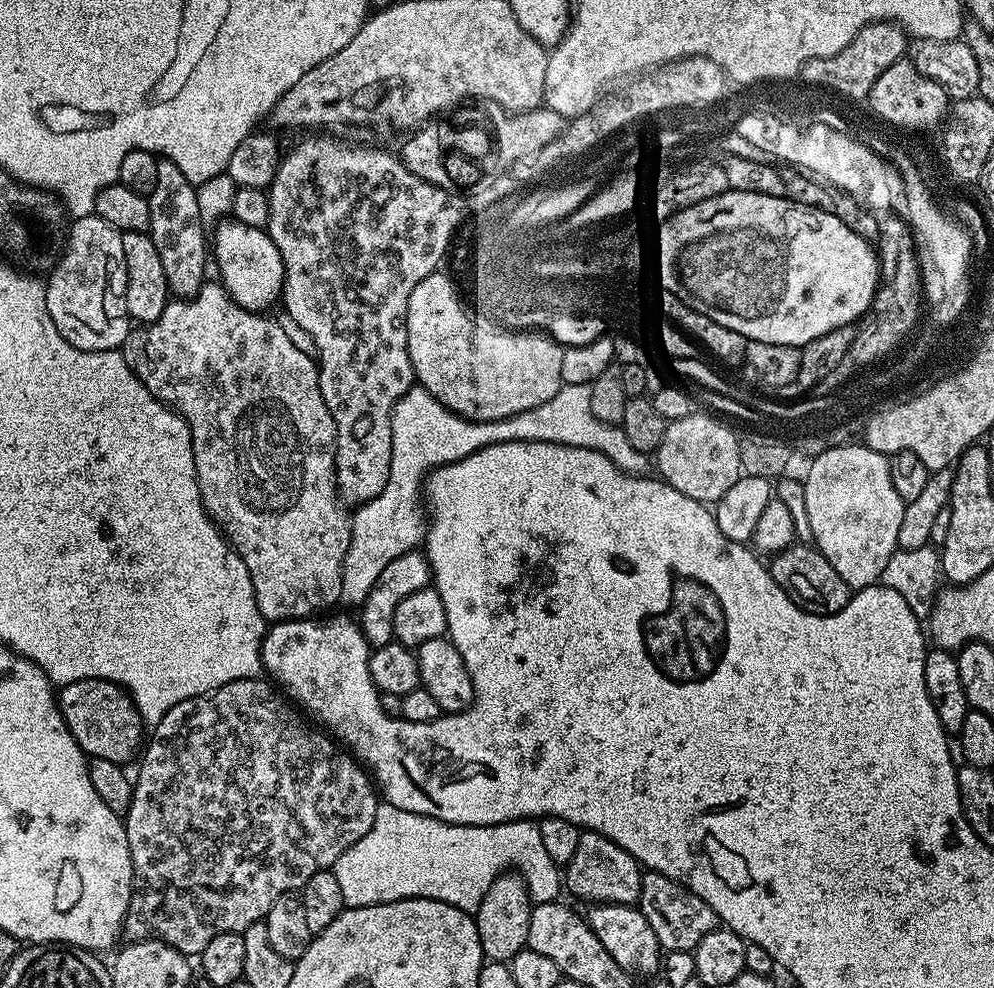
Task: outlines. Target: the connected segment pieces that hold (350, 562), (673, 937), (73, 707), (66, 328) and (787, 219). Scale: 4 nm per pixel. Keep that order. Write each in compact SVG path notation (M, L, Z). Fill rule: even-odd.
M565 383L558 390L558 394L554 394L554 398L550 398L550 402L542 402L542 406L534 406L534 410L522 410L522 414L514 414L510 418L501 420L467 420L454 414L446 406L442 406L424 388L414 386L410 390L406 390L406 394L402 394L402 398L398 398L398 402L392 408L390 434L392 435L390 478L386 478L386 486L382 489L382 494L378 494L378 498L370 498L370 502L359 505L355 509L356 516L351 517L350 546L346 550L346 558L340 575L342 590L339 603L341 605L359 606L363 604L370 594L370 590L374 590L382 570L386 570L386 566L390 566L390 562L394 562L394 558L405 556L407 552L421 547L426 531L426 512L422 507L422 485L433 468L441 468L444 464L458 462L491 444L501 444L511 440L529 440L530 442L552 442L589 448L595 452L601 452L623 472L640 474L645 471L645 453L636 452L634 446L630 446L624 429L615 424L606 424L594 418L594 414L590 414L590 387L587 384Z
M645 871L640 878L640 913L650 922L654 934L658 934L658 942L665 953L692 952L718 926L718 918L698 894L684 888L678 882L666 878L657 872Z
M109 680L70 682L59 689L58 699L66 726L70 734L74 734L85 756L106 758L124 766L132 755L135 757L141 751L142 741L146 736L146 725L140 719L140 711L133 704L132 697L119 684Z
M89 214L77 216L71 221L66 232L66 243L59 253L54 267L47 273L44 289L46 290L46 310L50 310L50 318L54 318L54 326L78 350L87 352L115 352L123 349L129 332L134 324L126 310L126 282L128 267L122 254L123 232L119 232L110 222L100 216Z
M720 196L720 200L712 200L712 204L695 204L689 208L683 208L680 212L673 212L672 224L668 231L662 232L661 240L654 245L655 275L675 289L680 296L692 300L697 309L710 314L717 322L726 328L737 328L740 334L759 335L761 339L781 340L786 338L794 342L799 340L812 340L819 332L830 334L836 328L847 324L854 324L872 305L872 299L876 297L876 290L882 283L880 271L880 258L874 250L864 248L844 224L836 224L832 216L824 216L821 212L814 212L811 208L799 208L797 203L784 204L781 200L768 200L768 196Z

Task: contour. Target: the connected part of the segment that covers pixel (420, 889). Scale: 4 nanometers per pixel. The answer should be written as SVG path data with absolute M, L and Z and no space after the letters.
M387 802L377 803L374 826L370 826L367 834L354 842L350 850L342 853L330 870L334 878L338 878L342 898L349 908L426 898L446 902L458 910L472 914L482 902L486 890L490 890L492 883L509 870L515 870L523 876L533 905L553 903L559 897L556 895L562 892L561 865L556 864L544 849L540 826L535 819L511 820L494 826L447 824L438 818L414 814L410 810L398 810L398 806Z

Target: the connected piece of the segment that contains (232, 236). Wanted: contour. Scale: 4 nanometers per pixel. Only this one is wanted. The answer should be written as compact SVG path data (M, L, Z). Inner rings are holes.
M224 218L215 225L210 236L210 252L214 257L214 268L220 271L219 283L224 285L229 298L251 312L261 314L269 311L275 300L281 299L284 291L284 267L278 246L263 228L246 226L231 218Z

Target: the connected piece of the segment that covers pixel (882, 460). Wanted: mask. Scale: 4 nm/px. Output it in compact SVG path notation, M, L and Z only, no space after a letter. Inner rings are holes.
M844 442L839 446L828 448L824 453L813 459L808 464L808 477L803 477L802 480L805 488L806 515L814 534L813 545L824 555L826 562L830 562L830 566L834 566L834 570L838 570L838 574L842 577L842 582L846 582L848 587L853 590L873 587L881 579L886 562L890 561L891 556L898 549L898 526L902 526L905 502L902 498L898 498L898 490L894 490L894 482L890 482L890 466L888 462L889 457L885 453L876 452L873 448L867 447L860 442L857 442L857 444L846 444Z

